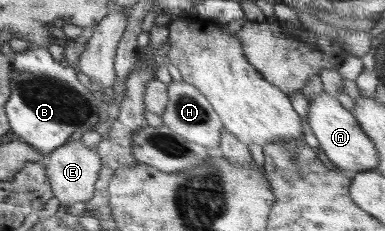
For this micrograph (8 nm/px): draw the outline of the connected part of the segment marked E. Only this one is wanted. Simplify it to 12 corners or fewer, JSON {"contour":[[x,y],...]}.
{"contour":[[80,140],[53,149],[44,166],[68,208],[94,196],[102,164]]}

